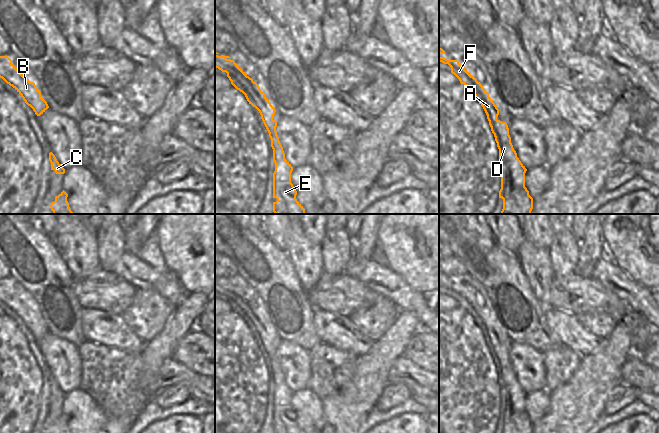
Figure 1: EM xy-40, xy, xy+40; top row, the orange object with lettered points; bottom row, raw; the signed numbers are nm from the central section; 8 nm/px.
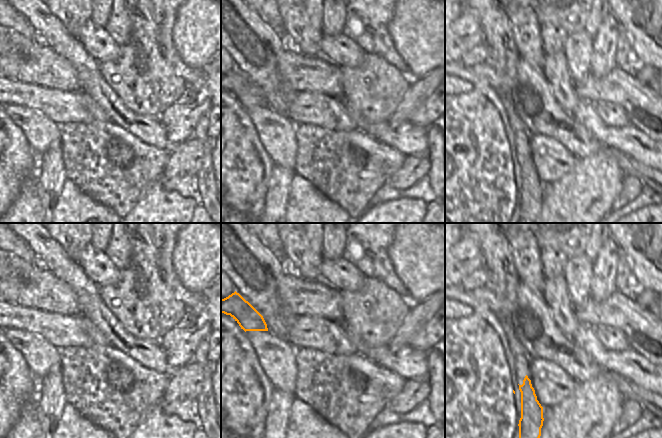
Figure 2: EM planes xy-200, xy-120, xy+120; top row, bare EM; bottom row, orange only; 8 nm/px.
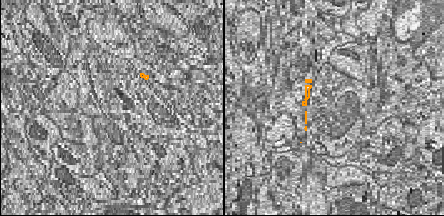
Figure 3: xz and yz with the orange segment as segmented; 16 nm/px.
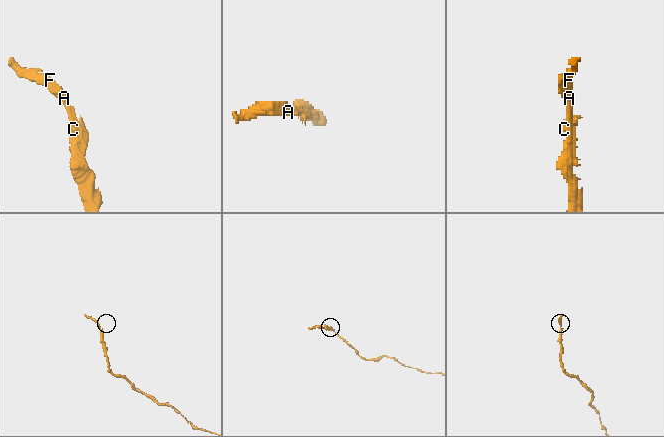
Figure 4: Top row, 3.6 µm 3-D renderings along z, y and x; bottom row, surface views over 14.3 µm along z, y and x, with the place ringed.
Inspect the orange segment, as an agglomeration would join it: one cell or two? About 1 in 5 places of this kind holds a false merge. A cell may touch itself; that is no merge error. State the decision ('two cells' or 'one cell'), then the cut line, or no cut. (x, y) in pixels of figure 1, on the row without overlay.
one cell | no cut

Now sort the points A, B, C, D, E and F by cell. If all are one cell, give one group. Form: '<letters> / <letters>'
A B C D E F

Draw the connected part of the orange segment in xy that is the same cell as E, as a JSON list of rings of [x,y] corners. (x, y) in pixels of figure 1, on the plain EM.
[[[215,276],[215,291],[226,296],[231,308],[245,319],[249,328],[259,335],[269,357],[275,387],[273,422],[277,423],[276,426],[273,426],[273,433],[304,433],[296,423],[297,415],[291,407],[293,391],[285,383],[285,377],[277,359],[277,345],[273,343],[275,332],[265,321],[265,317],[261,315],[259,309],[234,284],[231,284],[231,281],[218,278]]]

